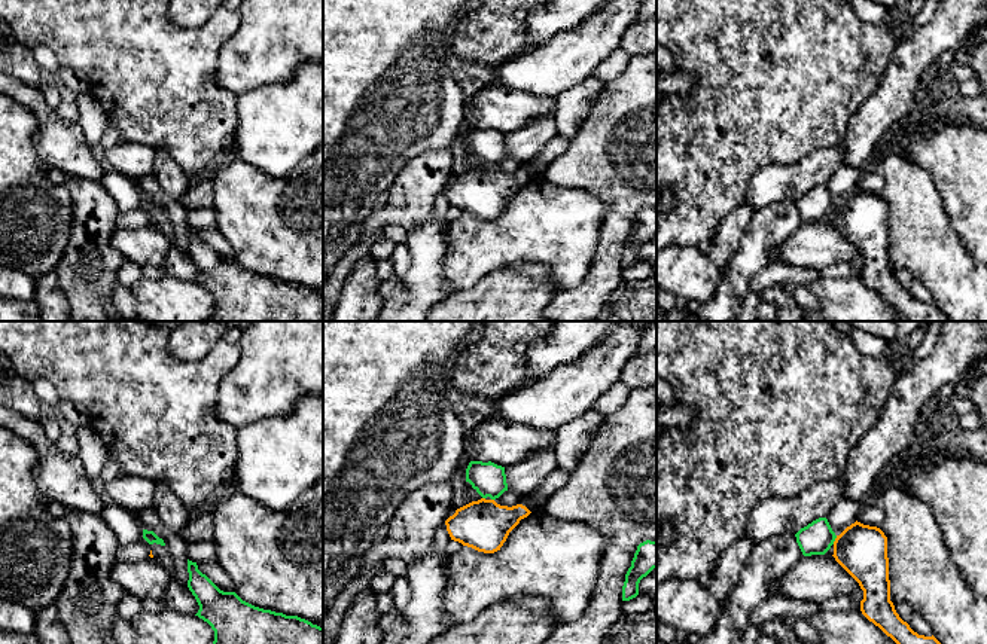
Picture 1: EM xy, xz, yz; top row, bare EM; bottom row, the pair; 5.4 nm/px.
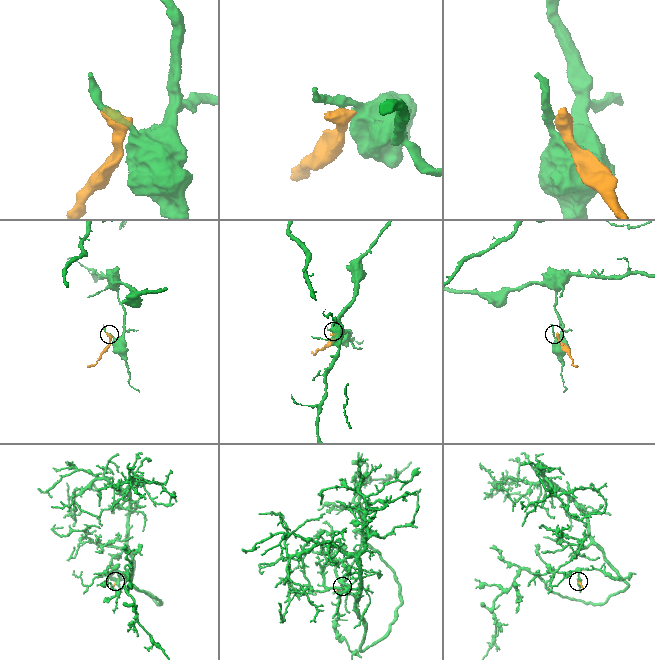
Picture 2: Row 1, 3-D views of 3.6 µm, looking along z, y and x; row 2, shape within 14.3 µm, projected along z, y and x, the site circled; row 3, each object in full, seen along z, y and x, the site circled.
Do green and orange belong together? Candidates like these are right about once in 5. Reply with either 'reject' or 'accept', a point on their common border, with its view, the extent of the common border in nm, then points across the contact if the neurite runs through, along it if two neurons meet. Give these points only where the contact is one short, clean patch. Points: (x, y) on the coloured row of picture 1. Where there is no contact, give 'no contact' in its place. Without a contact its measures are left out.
reject; contact yz (834, 540); length 50 nm; border yz (837, 536), (832, 543)

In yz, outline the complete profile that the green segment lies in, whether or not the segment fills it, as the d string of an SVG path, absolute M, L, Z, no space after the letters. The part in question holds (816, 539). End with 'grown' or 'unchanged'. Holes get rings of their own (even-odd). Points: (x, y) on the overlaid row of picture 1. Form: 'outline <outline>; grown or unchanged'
outline M826 518L813 521L801 528L795 537L804 556L825 555L837 538Z; unchanged

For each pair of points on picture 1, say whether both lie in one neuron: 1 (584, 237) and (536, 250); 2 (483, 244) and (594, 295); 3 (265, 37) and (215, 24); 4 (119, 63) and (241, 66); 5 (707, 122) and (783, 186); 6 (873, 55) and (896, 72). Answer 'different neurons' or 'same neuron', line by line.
1: same neuron
2: different neurons
3: different neurons
4: different neurons
5: different neurons
6: different neurons

